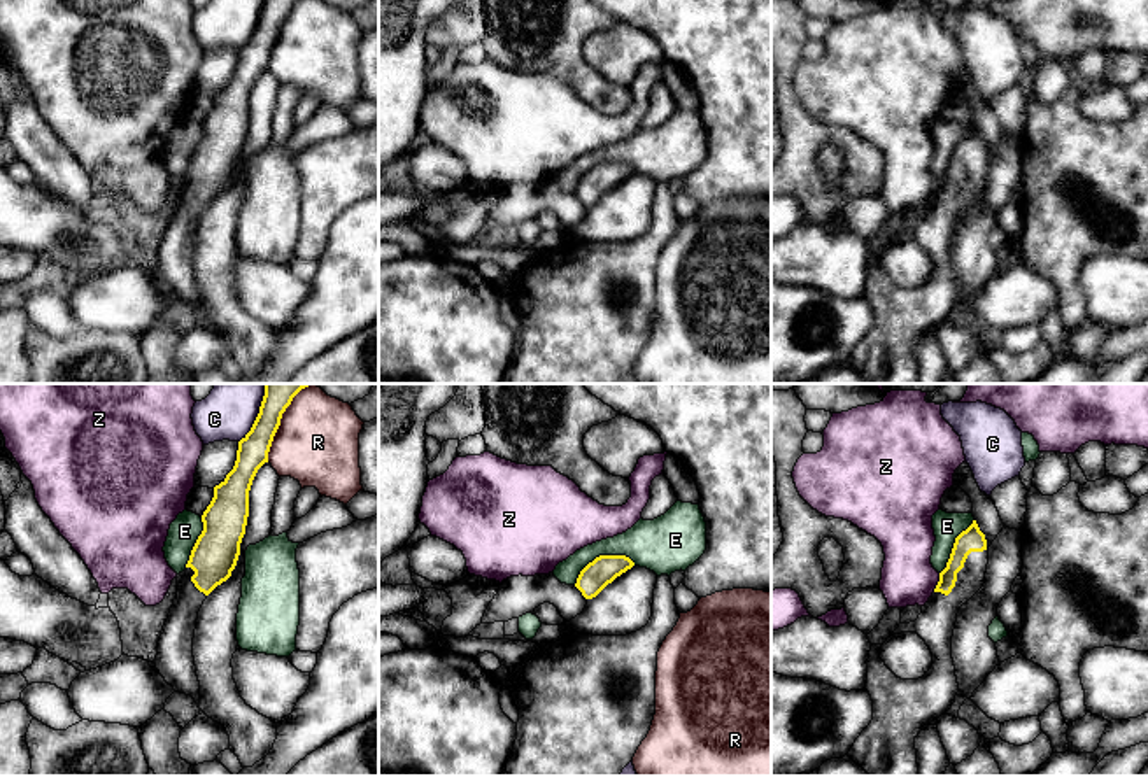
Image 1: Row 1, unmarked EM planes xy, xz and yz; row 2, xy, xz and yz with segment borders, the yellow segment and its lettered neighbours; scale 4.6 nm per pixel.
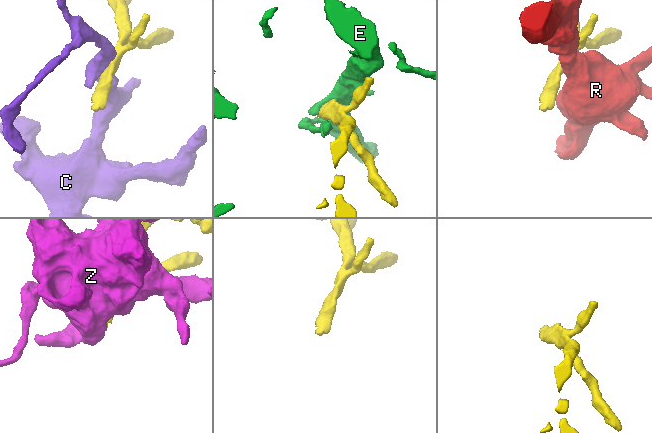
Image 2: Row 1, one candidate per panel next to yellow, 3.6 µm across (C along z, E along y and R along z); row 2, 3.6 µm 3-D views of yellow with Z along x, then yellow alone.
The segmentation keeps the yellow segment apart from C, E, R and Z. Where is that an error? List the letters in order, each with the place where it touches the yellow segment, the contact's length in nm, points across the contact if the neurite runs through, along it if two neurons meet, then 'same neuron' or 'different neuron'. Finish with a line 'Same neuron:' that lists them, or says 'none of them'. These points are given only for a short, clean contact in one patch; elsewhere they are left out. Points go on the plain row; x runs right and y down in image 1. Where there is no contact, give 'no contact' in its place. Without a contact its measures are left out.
C: meets yellow in xy at (256, 25); contact 260 nm long; different neuron
E: meets yellow in xz at (602, 163); contact 300 nm long; different neuron
R: meets yellow in xy at (277, 35); contact 360 nm long; border along xy (298, 0), (283, 21), (267, 69); different neuron
Z: meets yellow in yz at (938, 190); contact 90 nm long; border along yz (940, 181), (933, 198); different neuron
Same neuron: none of them

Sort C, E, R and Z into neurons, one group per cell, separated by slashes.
C / E / R / Z

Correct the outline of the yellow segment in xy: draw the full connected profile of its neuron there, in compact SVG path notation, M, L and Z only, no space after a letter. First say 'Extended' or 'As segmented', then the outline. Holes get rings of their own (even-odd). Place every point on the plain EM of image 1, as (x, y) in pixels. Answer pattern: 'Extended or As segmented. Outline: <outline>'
Extended. Outline: M265 0L251 39L238 49L237 68L214 95L202 123L198 144L186 177L177 182L177 203L163 233L156 277L175 300L191 303L200 315L200 289L193 265L198 219L207 203L231 184L249 124L249 98L258 77L268 70L282 21L298 0Z

